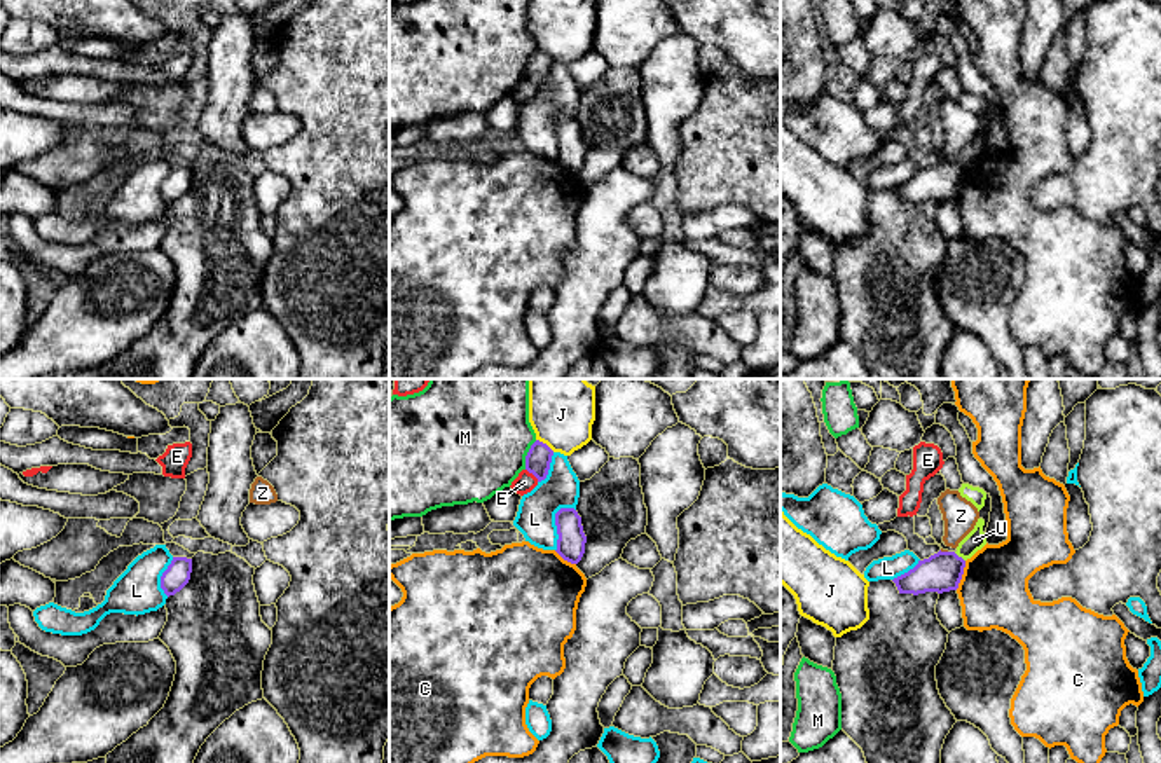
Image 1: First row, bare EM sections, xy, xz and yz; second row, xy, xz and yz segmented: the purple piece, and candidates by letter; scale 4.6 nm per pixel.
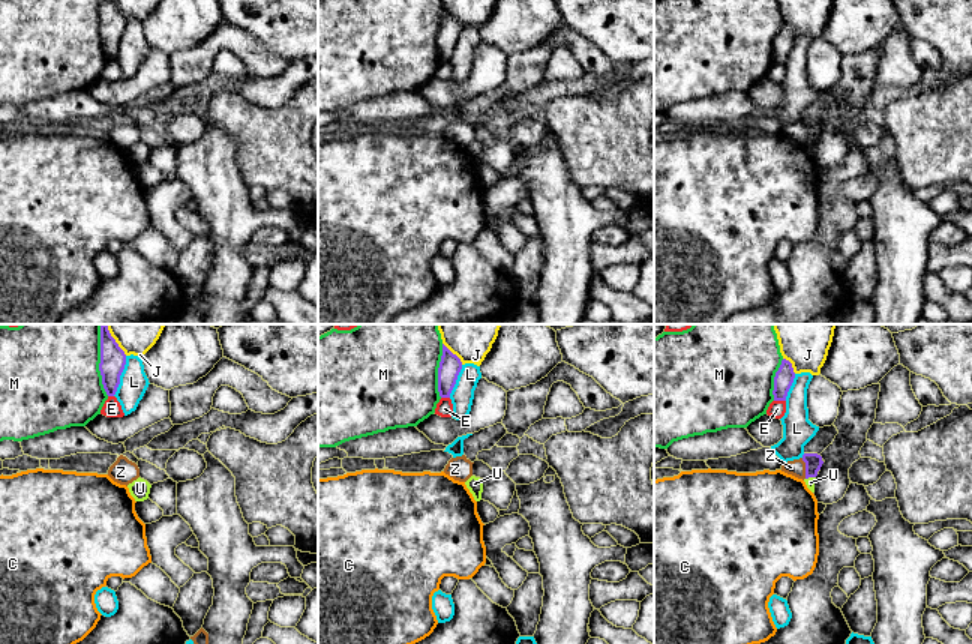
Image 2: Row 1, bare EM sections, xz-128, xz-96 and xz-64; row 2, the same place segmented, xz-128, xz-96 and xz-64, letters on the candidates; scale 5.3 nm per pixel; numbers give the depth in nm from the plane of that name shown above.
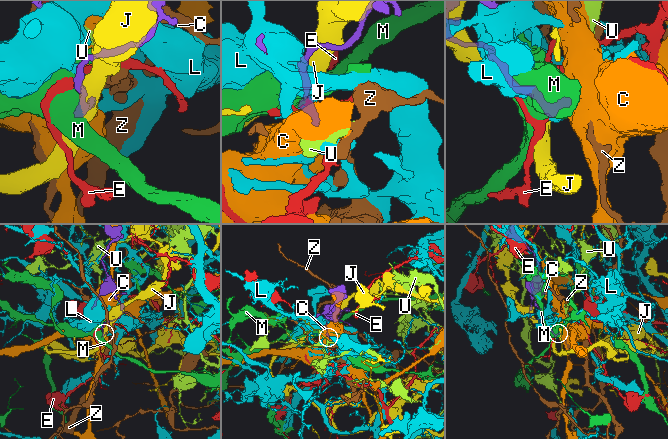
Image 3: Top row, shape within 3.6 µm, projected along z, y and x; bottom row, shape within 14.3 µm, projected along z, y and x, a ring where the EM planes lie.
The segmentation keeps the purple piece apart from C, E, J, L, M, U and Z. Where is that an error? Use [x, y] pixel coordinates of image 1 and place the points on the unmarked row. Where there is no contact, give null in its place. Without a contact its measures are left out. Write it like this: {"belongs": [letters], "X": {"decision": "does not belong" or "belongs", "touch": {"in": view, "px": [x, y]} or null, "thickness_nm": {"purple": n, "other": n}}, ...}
{"belongs": [], "C": {"decision": "does not belong", "touch": {"in": "yz", "px": [962, 182]}, "thickness_nm": {"purple": 180, "other": 320}}, "E": {"decision": "does not belong", "touch": {"in": "xz", "px": [533, 82]}, "thickness_nm": {"purple": 120, "other": 90}}, "J": {"decision": "does not belong", "touch": {"in": "xz", "px": [545, 53]}, "thickness_nm": {"purple": 120, "other": 280}}, "L": {"decision": "does not belong", "touch": {"in": "xz", "px": [556, 133]}, "thickness_nm": {"purple": 130, "other": 180}}, "M": {"decision": "does not belong", "touch": {"in": "xz", "px": [528, 63]}, "thickness_nm": {"purple": 120, "other": 480}}, "U": {"decision": "does not belong", "touch": {"in": "yz", "px": [957, 164]}, "thickness_nm": {"purple": 180, "other": 90}}, "Z": {"decision": "does not belong", "touch": {"in": "yz", "px": [943, 161]}, "thickness_nm": {"purple": 180, "other": 20}}}

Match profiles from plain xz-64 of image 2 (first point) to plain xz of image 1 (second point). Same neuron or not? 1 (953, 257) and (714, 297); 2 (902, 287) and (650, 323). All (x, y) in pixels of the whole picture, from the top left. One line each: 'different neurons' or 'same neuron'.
1: same neuron
2: different neurons

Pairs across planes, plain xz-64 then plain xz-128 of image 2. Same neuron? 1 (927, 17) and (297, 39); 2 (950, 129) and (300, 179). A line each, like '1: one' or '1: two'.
1: one
2: one

